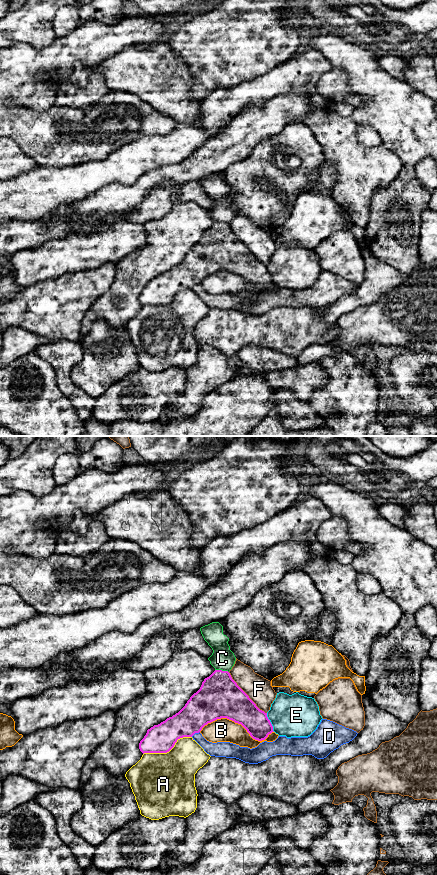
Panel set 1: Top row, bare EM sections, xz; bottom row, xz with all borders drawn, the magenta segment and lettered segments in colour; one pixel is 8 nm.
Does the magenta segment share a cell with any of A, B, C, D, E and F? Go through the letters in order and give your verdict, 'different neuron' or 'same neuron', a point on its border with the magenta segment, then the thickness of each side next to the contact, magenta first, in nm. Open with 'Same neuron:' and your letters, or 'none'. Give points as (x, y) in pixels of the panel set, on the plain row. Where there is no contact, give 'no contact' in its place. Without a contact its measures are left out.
Same neuron: none
A: different neuron; meets magenta in xz at (168, 303); 240 nm thick on the magenta side, 480 nm on the other
B: different neuron; meets magenta in xz at (237, 274); 340 nm thick on the magenta side, 190 nm on the other
C: different neuron; meets magenta in xz at (221, 222); 340 nm thick on the magenta side, 190 nm on the other
D: different neuron; meets magenta in xz at (195, 284); 280 nm thick on the magenta side, 130 nm on the other
E: different neuron; meets magenta in xz at (270, 274); 220 nm thick on the magenta side, 340 nm on the other
F: different neuron; meets magenta in xz at (246, 246); 340 nm thick on the magenta side, 200 nm on the other

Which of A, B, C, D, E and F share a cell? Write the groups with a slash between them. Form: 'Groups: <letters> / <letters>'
Groups: A / B / C F / D / E

